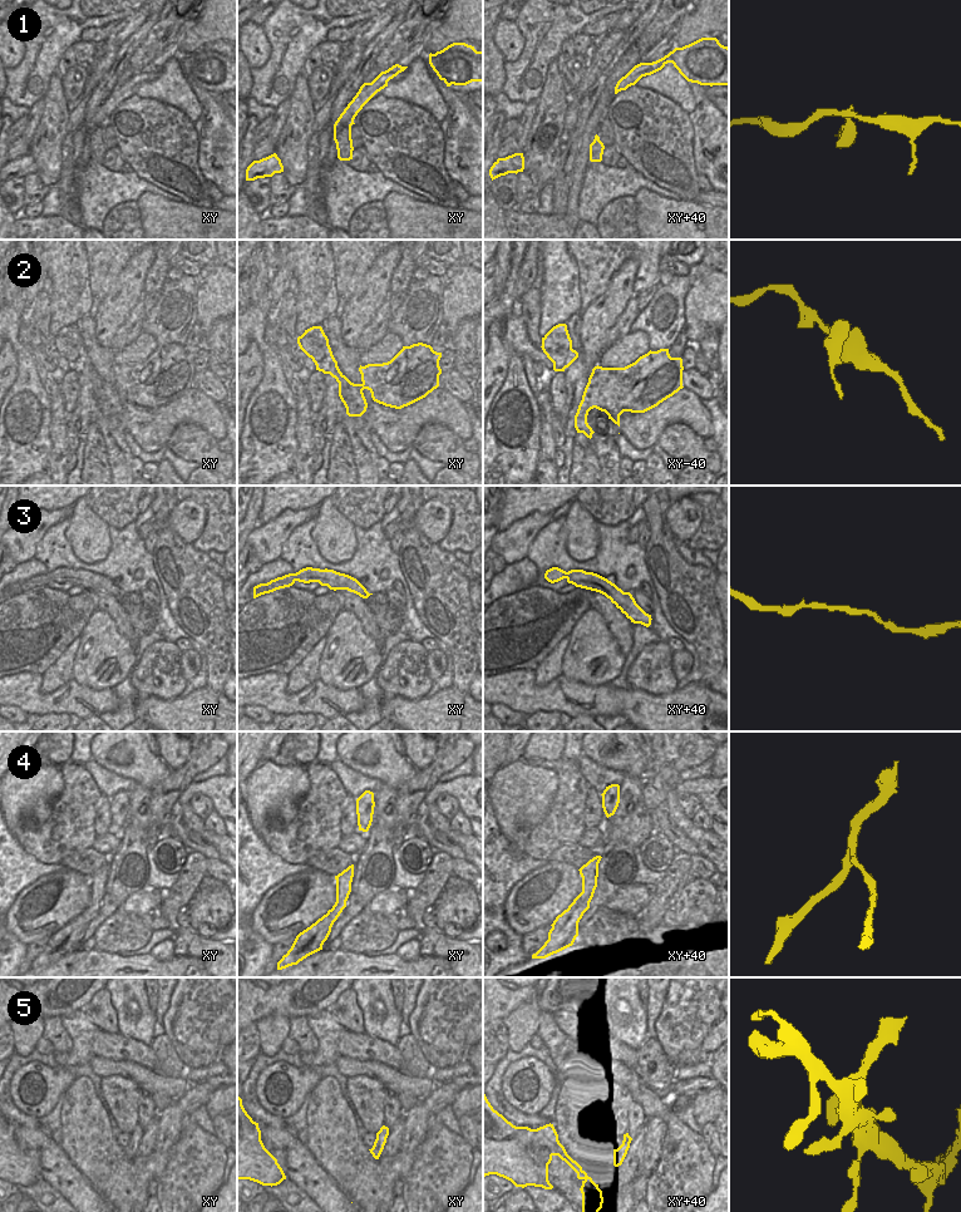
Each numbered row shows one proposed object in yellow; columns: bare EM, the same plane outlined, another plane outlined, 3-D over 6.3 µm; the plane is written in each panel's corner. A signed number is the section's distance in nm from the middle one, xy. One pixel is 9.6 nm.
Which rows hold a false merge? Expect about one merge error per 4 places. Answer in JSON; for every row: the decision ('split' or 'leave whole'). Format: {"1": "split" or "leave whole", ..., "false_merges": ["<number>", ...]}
{"1": "leave whole", "2": "split", "3": "leave whole", "4": "split", "5": "leave whole", "false_merges": ["2", "4"]}

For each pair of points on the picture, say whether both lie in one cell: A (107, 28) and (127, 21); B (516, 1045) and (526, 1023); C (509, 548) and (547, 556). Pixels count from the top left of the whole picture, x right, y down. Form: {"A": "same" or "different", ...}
{"A": "different", "B": "same", "C": "different"}

